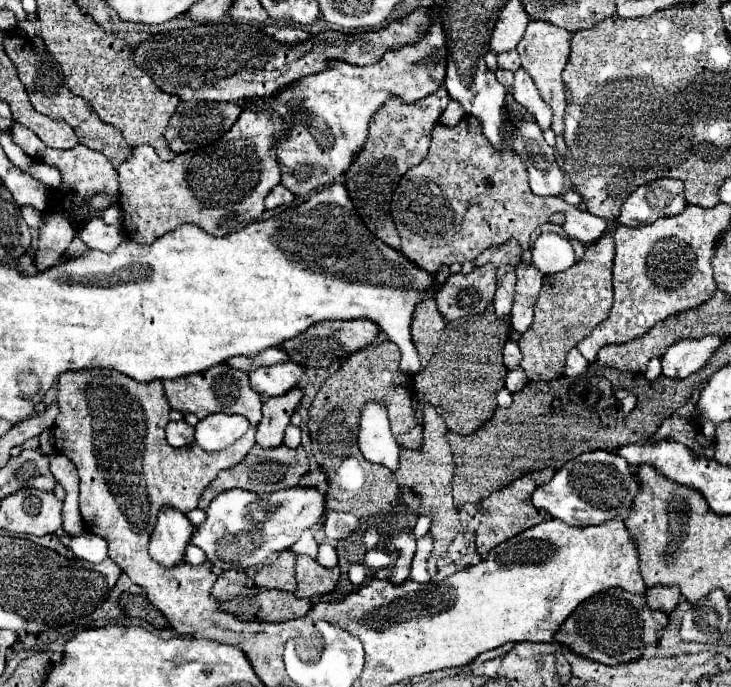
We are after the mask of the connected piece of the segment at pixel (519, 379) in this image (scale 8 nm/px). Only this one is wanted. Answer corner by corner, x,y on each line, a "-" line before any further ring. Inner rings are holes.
510,370
510,372
506,374
506,388
508,388
510,392
522,390
526,382
528,382
528,378
526,378
524,370

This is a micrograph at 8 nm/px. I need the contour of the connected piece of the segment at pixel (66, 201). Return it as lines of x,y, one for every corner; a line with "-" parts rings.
12,122
12,142
18,144
30,158
34,158
36,162
42,162
42,164
48,164
48,166
54,166
58,168
58,172
62,174
62,182
60,186
52,192
52,198
50,198
50,206
48,210
56,212
56,214
62,214
66,220
72,222
74,230
76,230
76,236
70,244
70,248
64,252
64,258
76,258
80,254
84,254
84,250
88,250
88,246
80,240
80,230
86,222
90,222
92,218
100,218
102,216
102,210
90,210
86,206
86,200
96,196
96,194
110,194
110,196
118,196
118,174
116,170
112,168
112,164
108,162
108,158
96,150
90,150
86,148
84,144
78,144
70,150
56,150
56,148
48,148
44,146
44,142
32,134
32,130
28,130
24,124
20,122

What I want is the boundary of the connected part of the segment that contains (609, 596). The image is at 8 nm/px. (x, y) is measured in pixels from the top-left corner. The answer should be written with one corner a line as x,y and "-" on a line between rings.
608,590
584,600
554,634
554,640
594,662
622,664
640,658
648,644
656,644
662,638
666,624
668,616
648,610
644,596
624,590

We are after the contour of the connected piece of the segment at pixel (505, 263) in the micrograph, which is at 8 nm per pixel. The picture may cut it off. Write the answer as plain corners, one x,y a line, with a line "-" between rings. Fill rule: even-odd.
512,238
508,240
506,244
500,244
500,246
492,246
492,248
486,248
476,260
474,264
476,266
482,266
482,264
494,264
496,266
496,274
498,274
498,282
516,268
518,260
522,258
522,248
520,244

